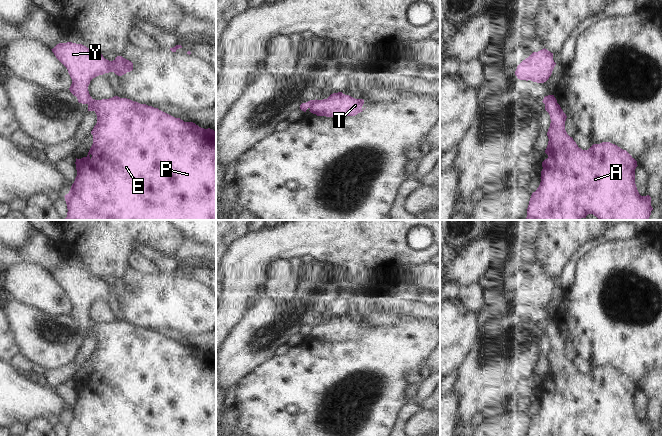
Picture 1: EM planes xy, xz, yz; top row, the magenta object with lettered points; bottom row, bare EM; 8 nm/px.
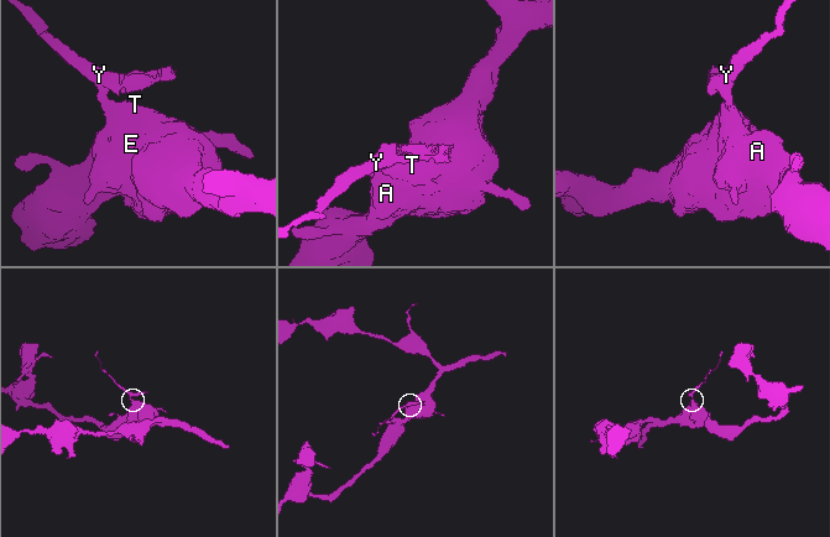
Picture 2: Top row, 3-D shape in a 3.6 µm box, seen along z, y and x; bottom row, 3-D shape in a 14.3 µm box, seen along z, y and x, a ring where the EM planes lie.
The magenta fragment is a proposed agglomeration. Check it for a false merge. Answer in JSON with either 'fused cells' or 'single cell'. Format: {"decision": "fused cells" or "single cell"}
{"decision": "fused cells"}

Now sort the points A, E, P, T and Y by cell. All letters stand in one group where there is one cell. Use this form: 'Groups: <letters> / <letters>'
Groups: A E P T / Y

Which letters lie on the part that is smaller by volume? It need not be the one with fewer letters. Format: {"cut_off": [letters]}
{"cut_off": ["Y"]}

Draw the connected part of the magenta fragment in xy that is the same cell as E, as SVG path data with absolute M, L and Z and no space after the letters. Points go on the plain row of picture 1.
M118 320L102 324L92 323L88 328L88 335L94 335L97 339L97 347L91 355L93 368L86 381L76 382L77 400L69 417L64 420L68 436L216 436L216 356L213 353L201 352L158 332Z

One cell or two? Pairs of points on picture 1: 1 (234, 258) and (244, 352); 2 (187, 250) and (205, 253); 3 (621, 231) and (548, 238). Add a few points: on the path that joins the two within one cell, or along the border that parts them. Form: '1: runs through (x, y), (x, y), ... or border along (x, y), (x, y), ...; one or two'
1: border along (255, 300), (226, 337); two
2: runs through (191, 250), (201, 250); one
3: border along (605, 230), (581, 245); two

